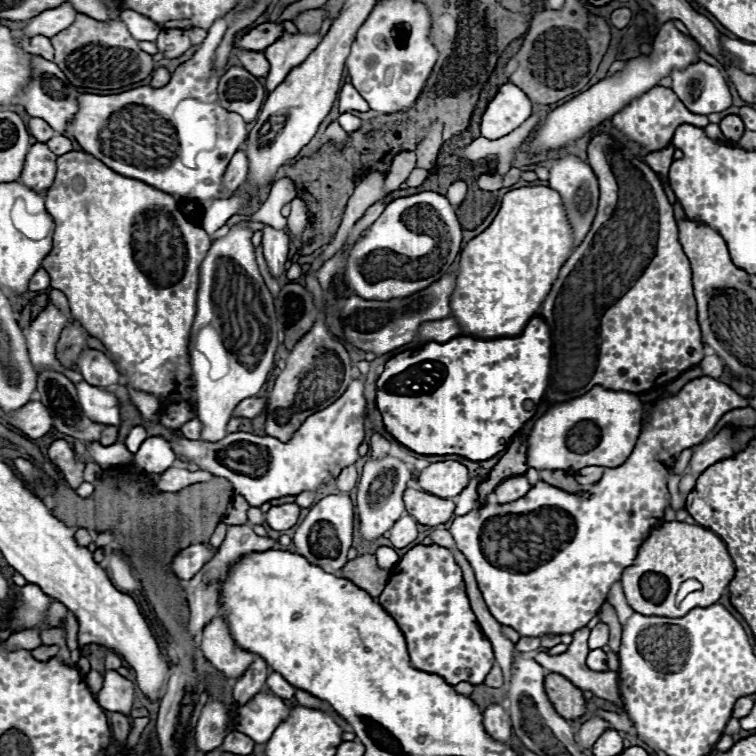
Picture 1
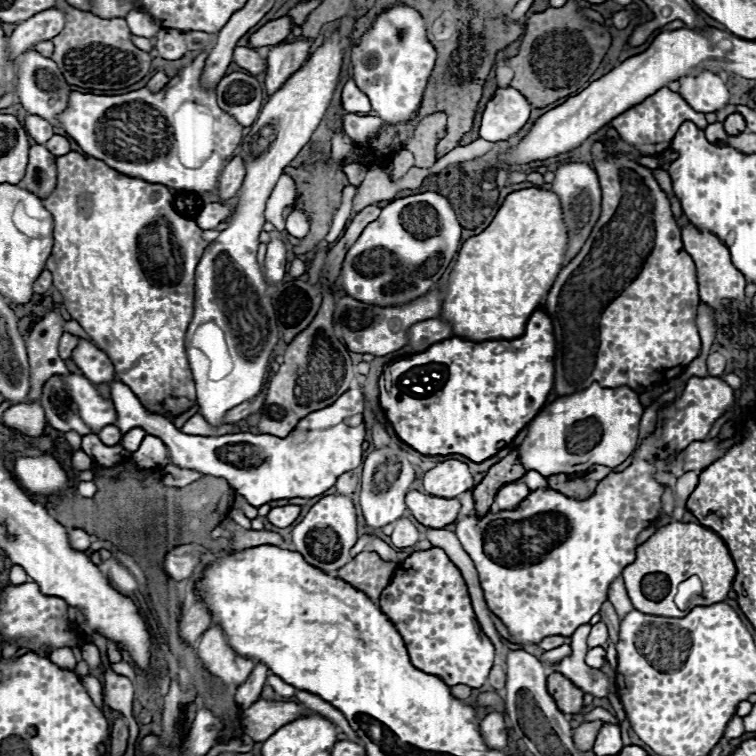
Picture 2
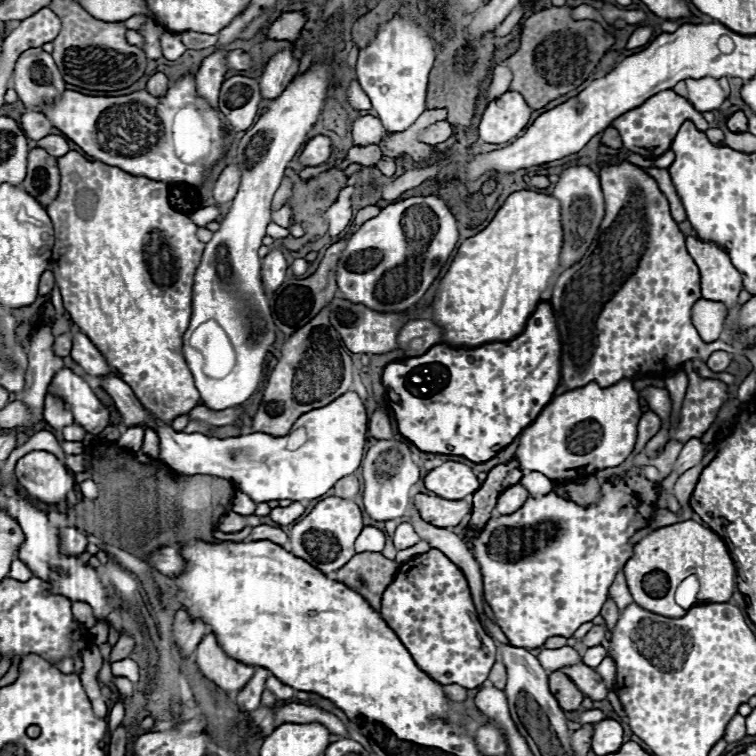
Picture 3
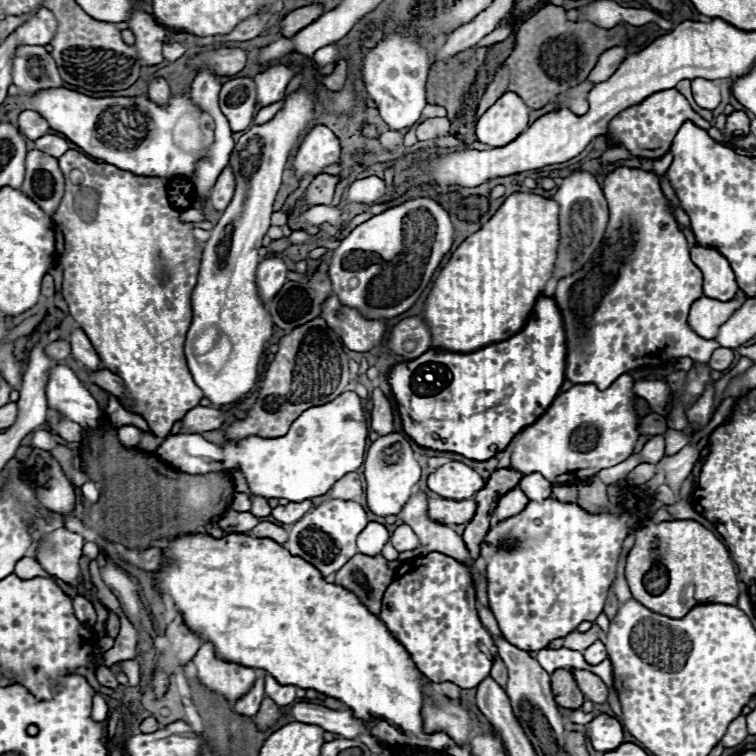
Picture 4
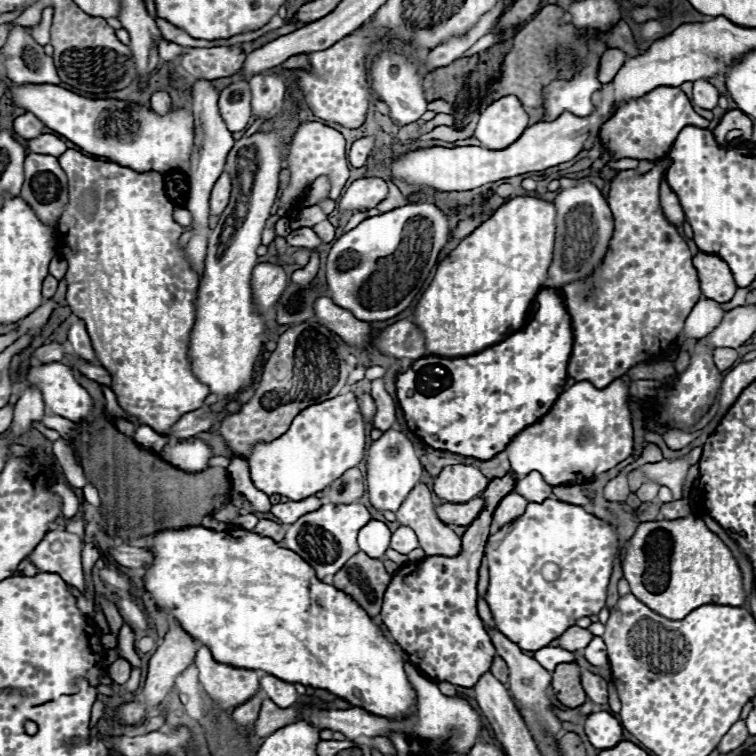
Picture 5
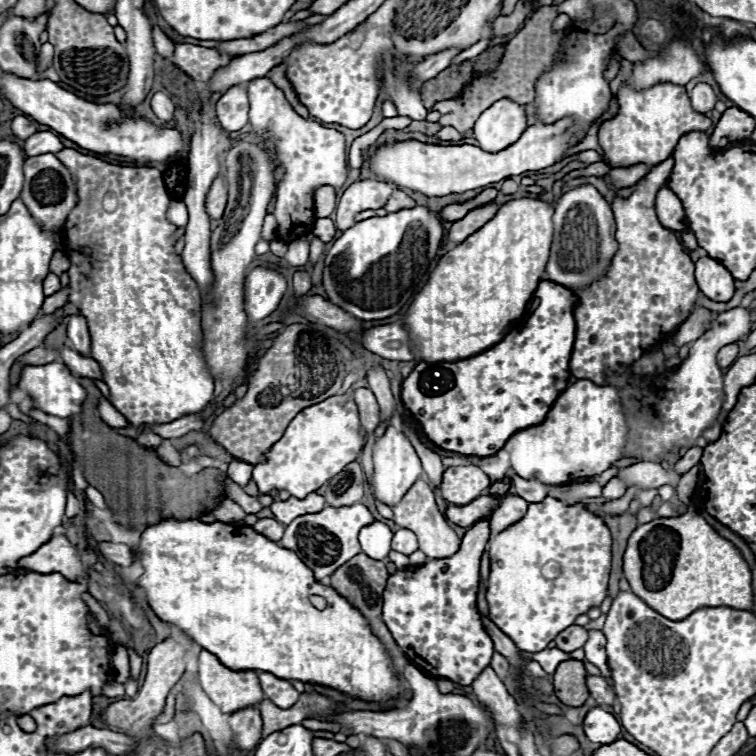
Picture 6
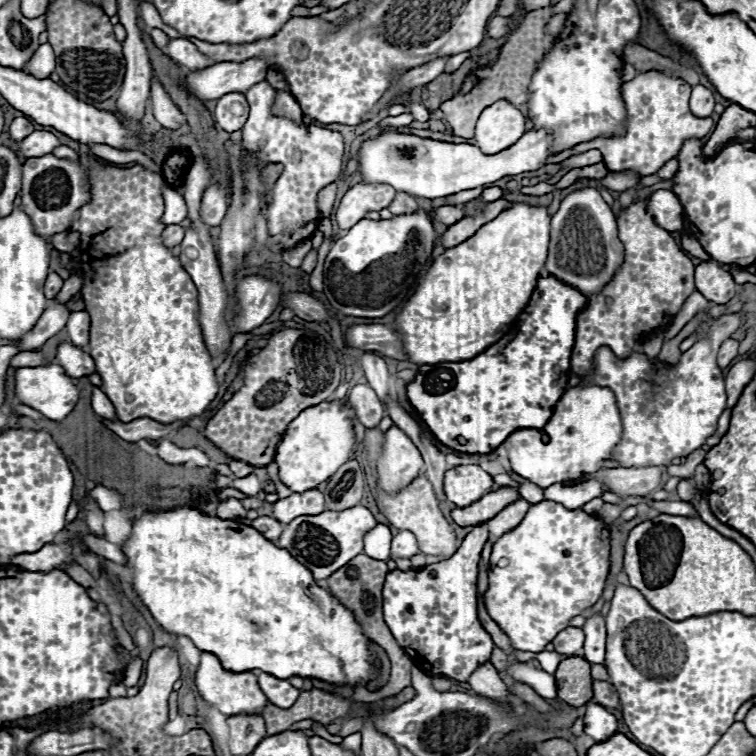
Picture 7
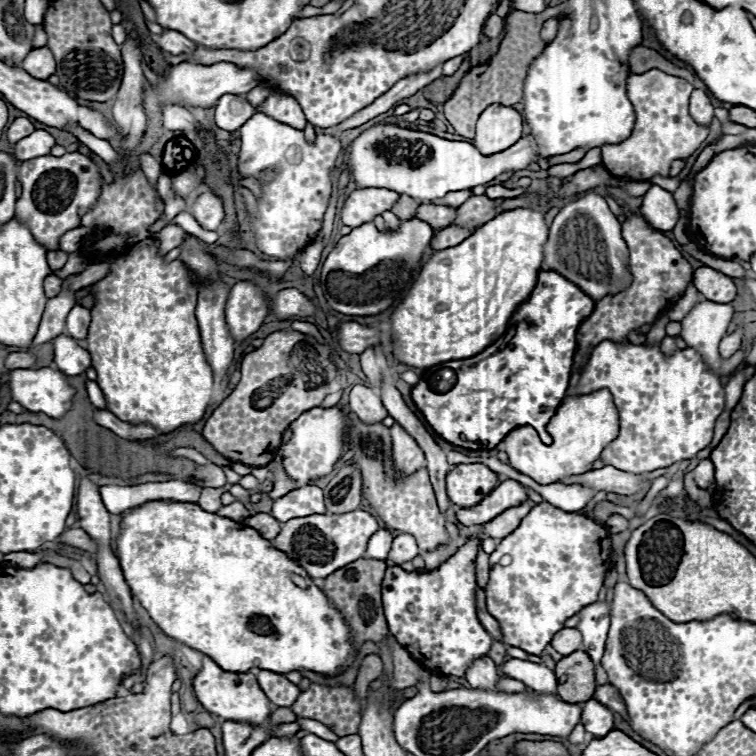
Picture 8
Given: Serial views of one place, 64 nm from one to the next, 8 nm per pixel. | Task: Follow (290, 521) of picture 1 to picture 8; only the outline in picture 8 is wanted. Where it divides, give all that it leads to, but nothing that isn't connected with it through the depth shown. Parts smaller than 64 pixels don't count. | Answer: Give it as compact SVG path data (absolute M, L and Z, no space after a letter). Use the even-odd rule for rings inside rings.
M304 486L300 490L292 490L286 496L274 500L272 516L280 522L288 522L292 518L324 514L324 500L322 490L318 486Z

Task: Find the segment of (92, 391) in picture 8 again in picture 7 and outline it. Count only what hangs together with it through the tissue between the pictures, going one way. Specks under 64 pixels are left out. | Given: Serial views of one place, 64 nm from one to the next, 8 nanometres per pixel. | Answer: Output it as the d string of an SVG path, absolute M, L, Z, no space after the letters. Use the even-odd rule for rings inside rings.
M94 386L94 392L92 392L92 408L94 408L94 412L96 412L100 418L104 418L104 420L118 420L112 402L110 402L108 396L106 396L100 388L96 388L96 386Z

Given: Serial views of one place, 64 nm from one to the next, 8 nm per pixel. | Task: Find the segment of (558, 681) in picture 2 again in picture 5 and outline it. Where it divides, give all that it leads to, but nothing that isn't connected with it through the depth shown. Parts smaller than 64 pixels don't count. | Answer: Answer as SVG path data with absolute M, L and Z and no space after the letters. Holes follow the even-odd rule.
M558 664L552 676L552 688L558 700L568 708L576 708L586 702L586 694L580 684L580 668L576 664Z

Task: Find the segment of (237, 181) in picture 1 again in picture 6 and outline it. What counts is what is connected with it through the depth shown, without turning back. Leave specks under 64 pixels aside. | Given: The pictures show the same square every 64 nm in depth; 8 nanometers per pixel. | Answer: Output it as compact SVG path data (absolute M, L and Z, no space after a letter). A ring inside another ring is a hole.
M218 176L208 192L208 198L206 198L206 210L208 210L210 218L214 218L214 220L222 218L224 208L226 208L226 200L228 200L228 188L224 184L224 178Z

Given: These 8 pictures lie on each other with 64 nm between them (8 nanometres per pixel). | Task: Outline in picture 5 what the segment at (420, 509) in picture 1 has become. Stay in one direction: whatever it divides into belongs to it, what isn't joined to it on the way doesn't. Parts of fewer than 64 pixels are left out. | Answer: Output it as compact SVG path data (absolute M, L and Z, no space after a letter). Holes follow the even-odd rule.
M474 498L472 502L464 502L464 504L444 502L444 504L438 504L434 510L436 510L438 518L444 524L468 526L472 520L476 520L476 516L480 514L482 508L484 508L484 500L482 498Z

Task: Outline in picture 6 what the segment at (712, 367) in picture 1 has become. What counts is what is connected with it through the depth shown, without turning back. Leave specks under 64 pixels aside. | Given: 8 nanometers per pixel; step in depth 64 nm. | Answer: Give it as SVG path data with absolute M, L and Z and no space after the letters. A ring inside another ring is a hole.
M736 344L724 346L724 348L718 352L718 366L720 366L720 368L730 368L736 358L738 358L738 346L736 346Z

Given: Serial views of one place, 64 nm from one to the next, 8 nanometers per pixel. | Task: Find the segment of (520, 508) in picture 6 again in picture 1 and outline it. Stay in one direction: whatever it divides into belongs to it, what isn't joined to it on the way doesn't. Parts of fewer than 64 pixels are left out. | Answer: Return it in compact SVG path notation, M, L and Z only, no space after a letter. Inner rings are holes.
M518 474L518 476L506 478L504 482L500 482L500 484L494 488L498 504L514 502L516 498L522 498L528 490L530 490L530 482L528 482L528 478L526 478L524 474Z

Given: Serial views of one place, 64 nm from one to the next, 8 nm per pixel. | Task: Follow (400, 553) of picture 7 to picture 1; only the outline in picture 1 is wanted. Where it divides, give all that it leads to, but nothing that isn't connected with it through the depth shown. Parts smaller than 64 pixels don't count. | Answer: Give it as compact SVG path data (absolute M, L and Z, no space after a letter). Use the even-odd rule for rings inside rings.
M402 516L390 530L390 542L394 548L404 548L408 546L412 540L416 540L418 530L416 530L418 522L412 516Z

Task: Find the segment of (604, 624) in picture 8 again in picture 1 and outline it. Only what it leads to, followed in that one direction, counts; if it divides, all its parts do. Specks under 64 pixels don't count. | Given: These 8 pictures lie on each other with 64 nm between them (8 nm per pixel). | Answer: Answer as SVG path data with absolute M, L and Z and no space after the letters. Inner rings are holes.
M590 650L588 660L586 660L588 668L594 672L606 672L606 652L604 650Z

